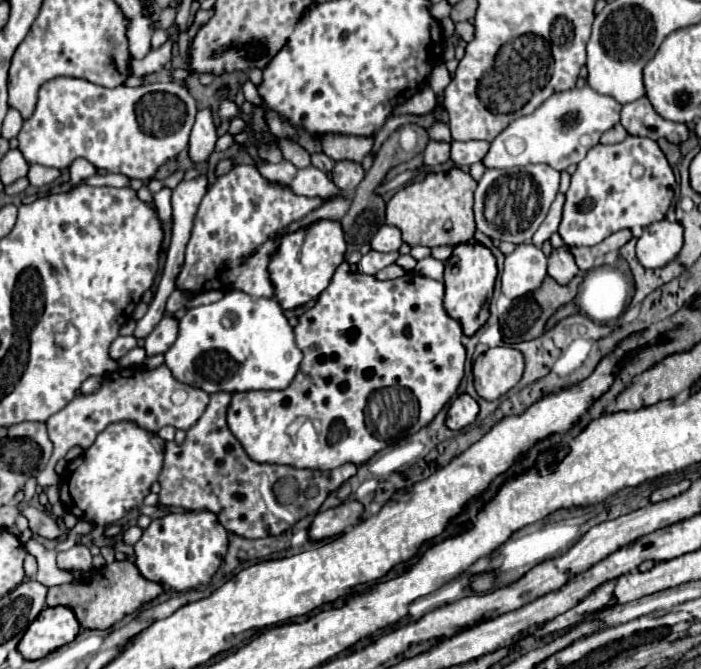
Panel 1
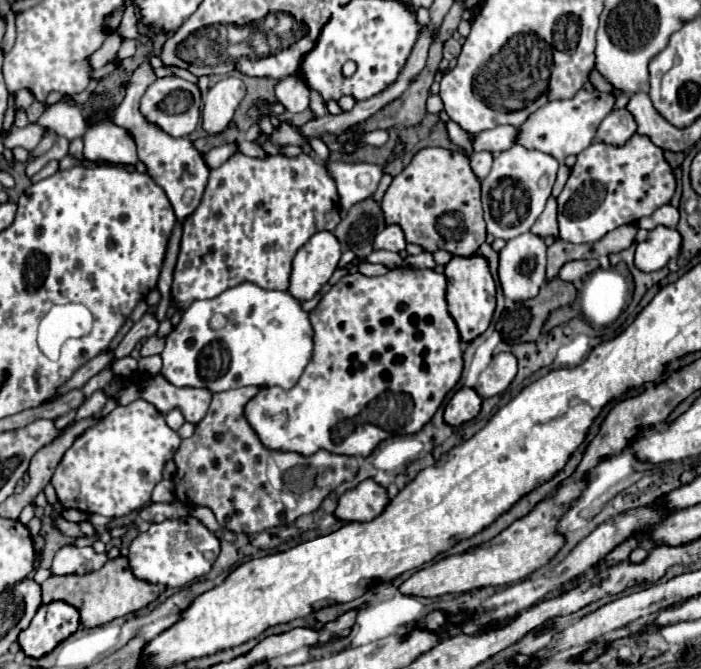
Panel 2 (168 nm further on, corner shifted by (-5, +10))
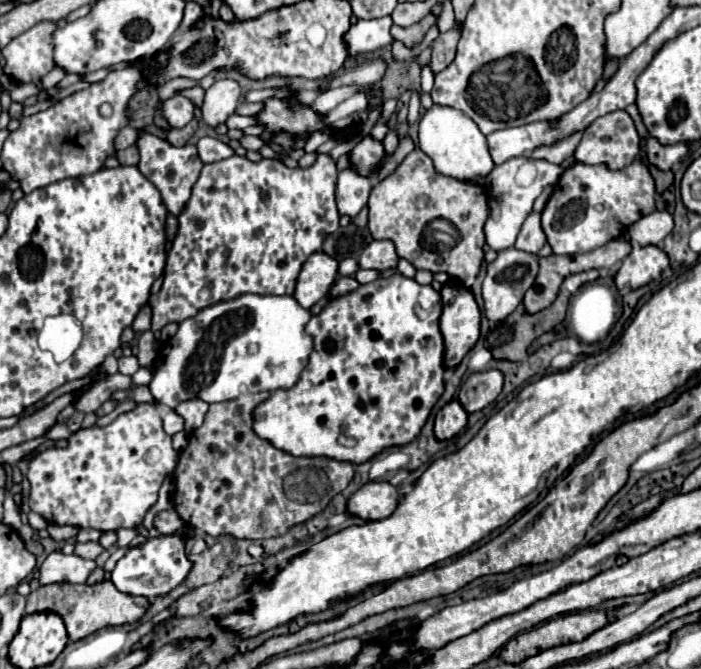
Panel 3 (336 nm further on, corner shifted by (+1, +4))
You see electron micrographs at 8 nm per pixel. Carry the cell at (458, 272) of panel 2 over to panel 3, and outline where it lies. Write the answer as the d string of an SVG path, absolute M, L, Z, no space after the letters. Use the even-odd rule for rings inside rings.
M455 280L443 286L441 296L443 296L441 336L445 342L443 362L445 368L455 368L479 338L481 312L471 290L459 286Z

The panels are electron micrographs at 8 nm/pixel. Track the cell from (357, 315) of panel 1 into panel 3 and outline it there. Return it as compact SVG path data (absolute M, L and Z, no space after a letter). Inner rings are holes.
M393 274L391 278L377 278L375 282L363 284L357 290L329 300L329 304L321 310L321 314L313 316L307 324L307 332L313 336L315 340L315 348L309 356L309 364L307 368L301 372L299 380L295 386L287 388L287 390L277 390L273 392L265 402L261 402L257 406L257 410L253 412L253 430L259 438L269 440L275 448L285 450L293 456L327 456L333 460L343 460L343 462L351 462L351 464L363 464L367 460L371 460L375 454L379 454L385 448L391 446L405 446L411 440L415 440L415 436L421 432L423 424L427 422L427 416L431 412L431 408L435 406L435 402L439 400L439 396L443 394L443 338L441 338L441 330L439 330L439 316L441 316L441 294L437 290L433 290L431 286L421 286L411 278L405 278L403 274Z

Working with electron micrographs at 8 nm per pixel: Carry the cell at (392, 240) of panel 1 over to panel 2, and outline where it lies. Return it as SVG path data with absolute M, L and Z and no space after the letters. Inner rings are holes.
M389 224L385 226L383 232L379 232L379 236L375 236L373 240L373 248L379 250L393 250L393 252L401 252L405 250L405 236L403 236L403 230L397 226L397 224Z

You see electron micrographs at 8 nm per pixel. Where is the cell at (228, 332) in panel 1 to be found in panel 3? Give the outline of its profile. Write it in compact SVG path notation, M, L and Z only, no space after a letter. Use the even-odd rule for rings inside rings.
M241 294L235 300L209 306L201 310L197 318L187 318L181 322L177 334L159 350L153 382L149 384L151 394L159 404L175 408L177 404L193 398L205 400L207 404L235 400L241 394L241 386L247 386L251 392L275 392L279 388L291 388L307 366L313 350L313 338L305 330L309 318L309 310L305 310L293 296Z

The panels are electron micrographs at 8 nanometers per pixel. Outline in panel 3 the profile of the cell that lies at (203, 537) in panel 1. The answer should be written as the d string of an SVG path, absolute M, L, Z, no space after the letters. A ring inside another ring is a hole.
M161 536L161 538L149 538L145 544L127 550L127 554L115 564L111 572L111 582L115 588L123 594L131 596L145 596L145 598L155 598L163 596L175 586L179 586L189 574L191 562L185 558L185 540L181 536Z

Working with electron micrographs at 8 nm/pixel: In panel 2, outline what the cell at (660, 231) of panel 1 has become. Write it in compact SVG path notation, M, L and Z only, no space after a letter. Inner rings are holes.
M657 226L649 230L647 238L637 244L635 264L643 272L653 272L663 268L681 250L681 234L675 228Z

